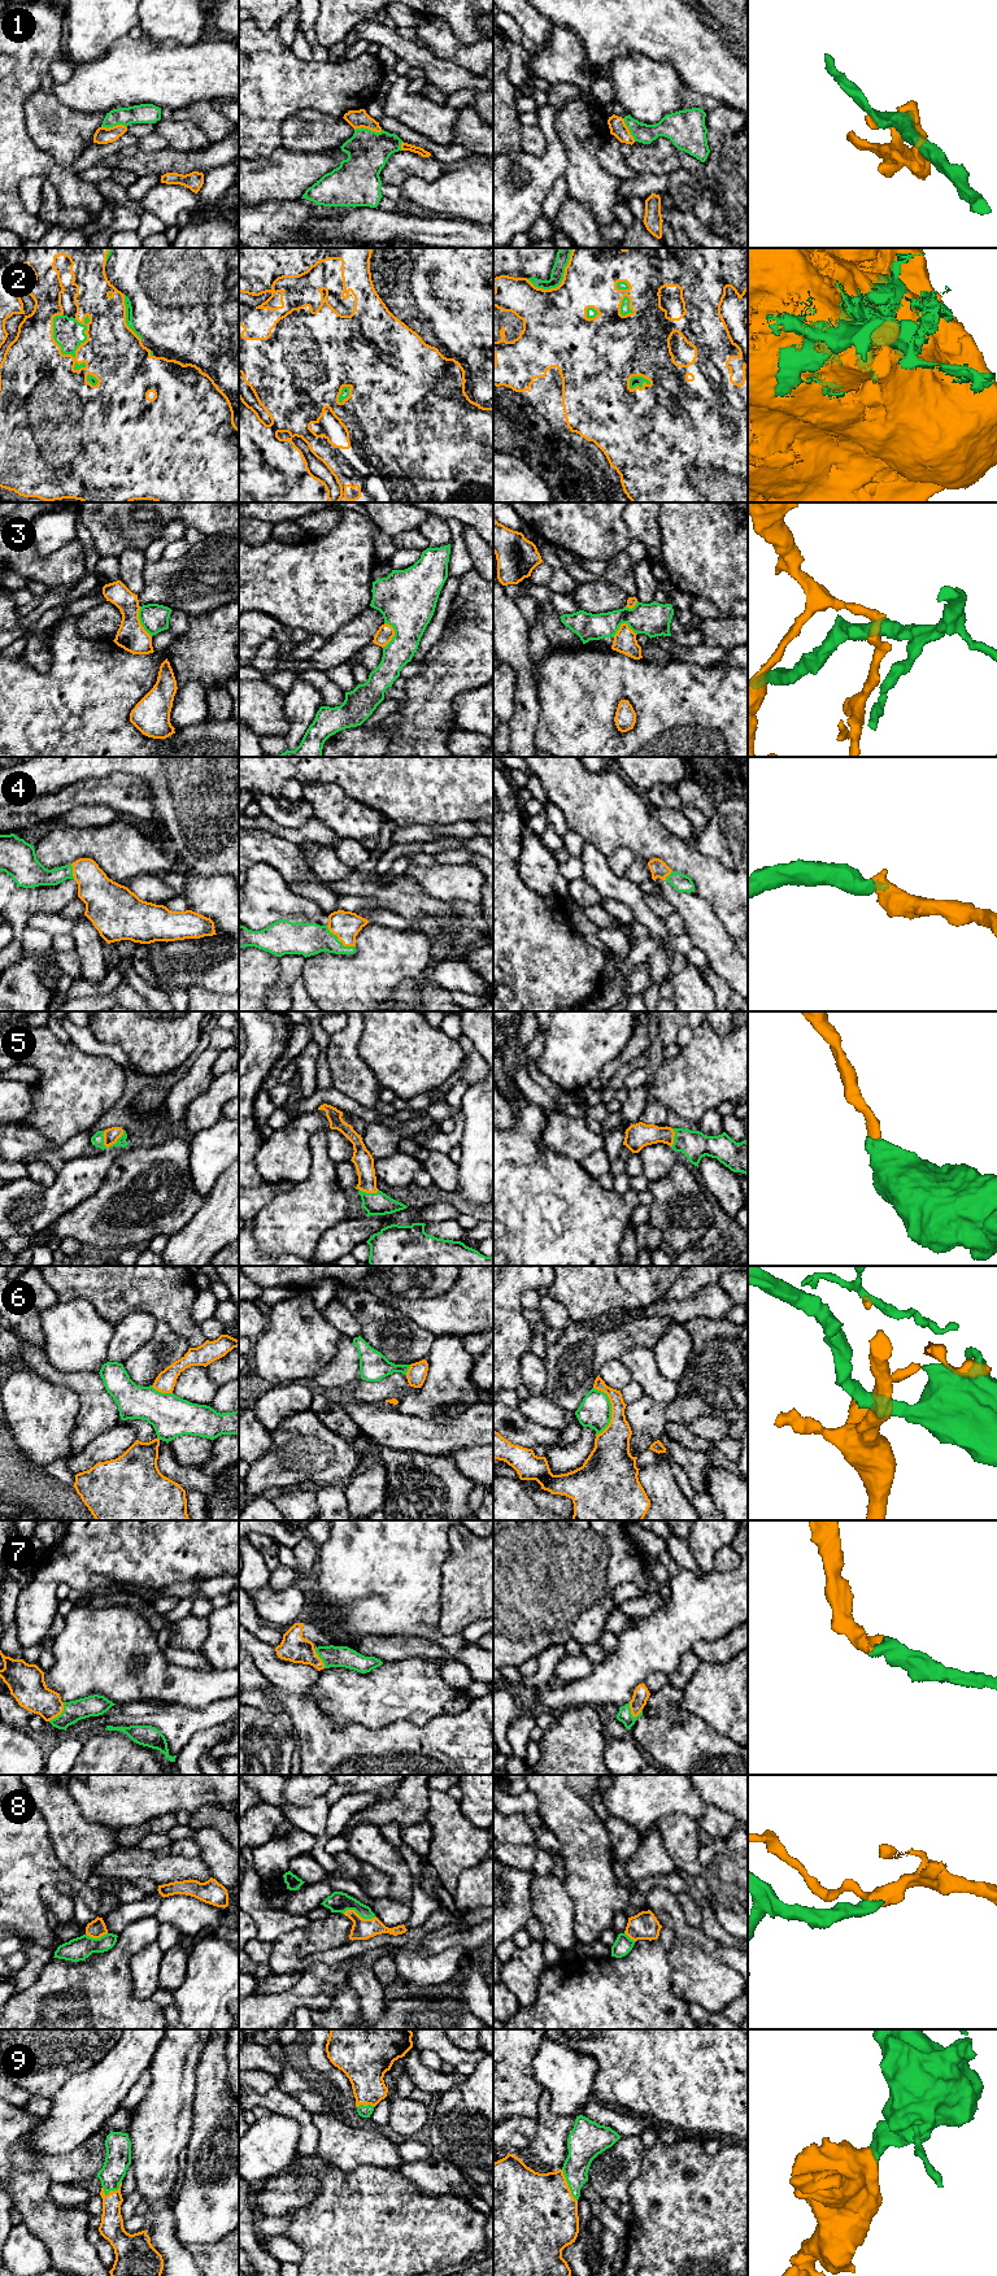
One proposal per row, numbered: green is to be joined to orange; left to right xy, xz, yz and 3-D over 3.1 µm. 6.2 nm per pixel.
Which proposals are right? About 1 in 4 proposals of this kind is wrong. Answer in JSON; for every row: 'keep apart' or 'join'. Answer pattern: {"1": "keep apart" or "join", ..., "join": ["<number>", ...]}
{"1": "keep apart", "2": "join", "3": "keep apart", "4": "join", "5": "join", "6": "keep apart", "7": "join", "8": "join", "9": "join", "join": ["2", "4", "5", "7", "8", "9"]}

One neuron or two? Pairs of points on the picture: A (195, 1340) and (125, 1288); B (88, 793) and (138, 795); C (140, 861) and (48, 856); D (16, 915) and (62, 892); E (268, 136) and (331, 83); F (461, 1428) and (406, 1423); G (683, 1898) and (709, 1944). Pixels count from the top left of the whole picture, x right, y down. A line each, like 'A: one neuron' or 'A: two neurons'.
A: one neuron
B: one neuron
C: one neuron
D: one neuron
E: one neuron
F: one neuron
G: two neurons

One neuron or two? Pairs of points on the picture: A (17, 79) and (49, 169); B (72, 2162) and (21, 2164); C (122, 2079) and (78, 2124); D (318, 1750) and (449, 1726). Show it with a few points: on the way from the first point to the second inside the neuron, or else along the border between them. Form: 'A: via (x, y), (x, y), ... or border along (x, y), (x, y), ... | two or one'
A: via (13, 103), (13, 135), (26, 148) | one
B: via (59, 2163), (34, 2163) | one
C: via (110, 2087), (85, 2113) | one
D: via (351, 1744), (413, 1743), (417, 1739) | one

